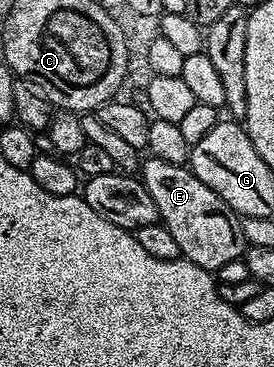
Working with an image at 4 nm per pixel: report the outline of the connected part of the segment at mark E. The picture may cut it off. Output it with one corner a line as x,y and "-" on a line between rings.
148,157
141,166
141,180
149,196
153,196
153,204
157,204
159,221
173,232
180,255
198,269
219,272
222,266
229,265
248,249
235,219
235,210
229,208
229,204
225,204
225,200
221,200
221,196
217,196
217,192
213,192
213,188
209,188
209,184
202,182
187,166

